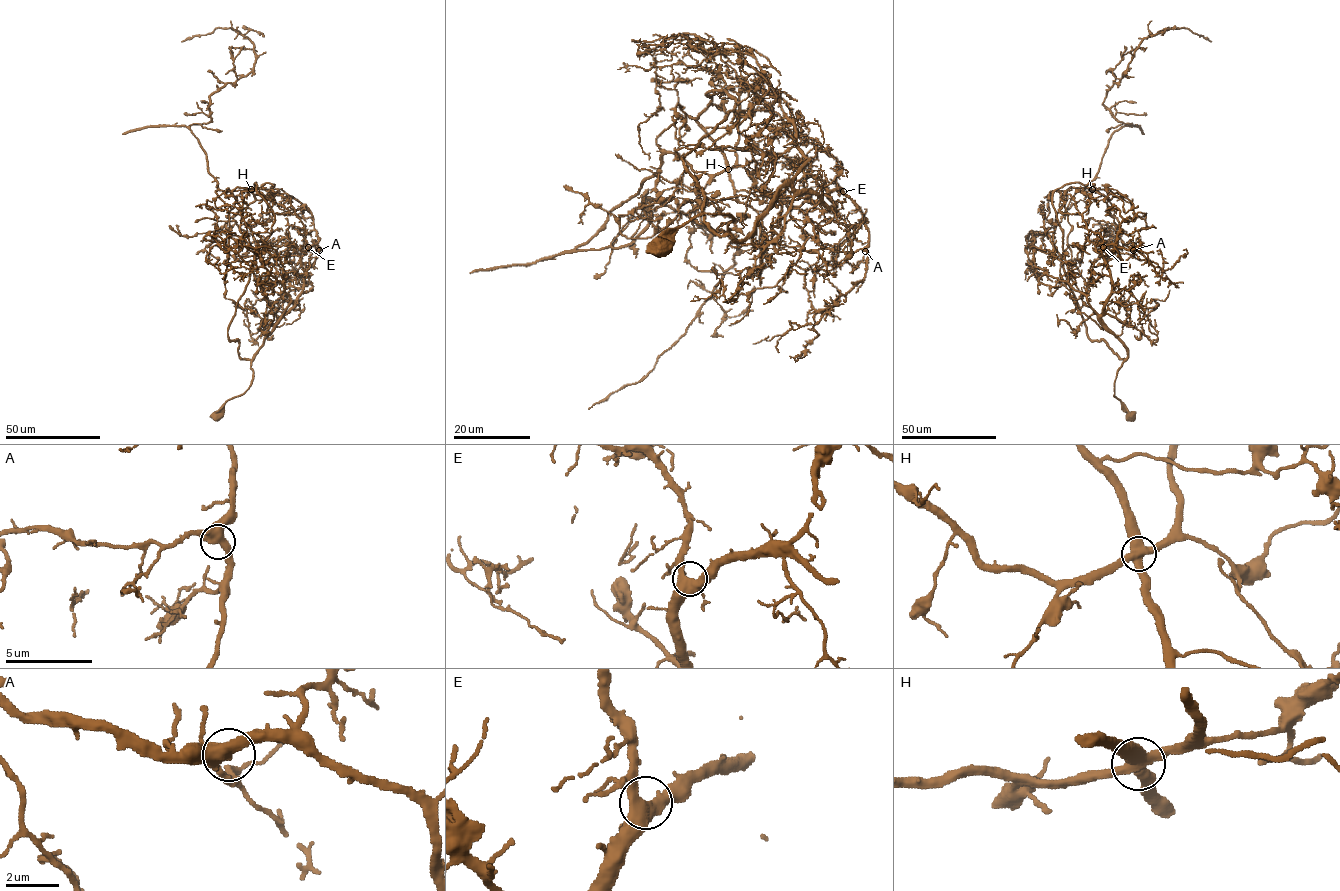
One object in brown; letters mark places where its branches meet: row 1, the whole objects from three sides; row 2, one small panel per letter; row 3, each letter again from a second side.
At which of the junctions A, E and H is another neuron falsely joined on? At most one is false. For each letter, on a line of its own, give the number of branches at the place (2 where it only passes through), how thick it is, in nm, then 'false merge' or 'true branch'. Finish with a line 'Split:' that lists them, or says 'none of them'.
A: branches 4; calibre 480 nm; true branch
E: branches 4; calibre 500 nm; true branch
H: branches 4; calibre 480 nm; false merge
Split: H

